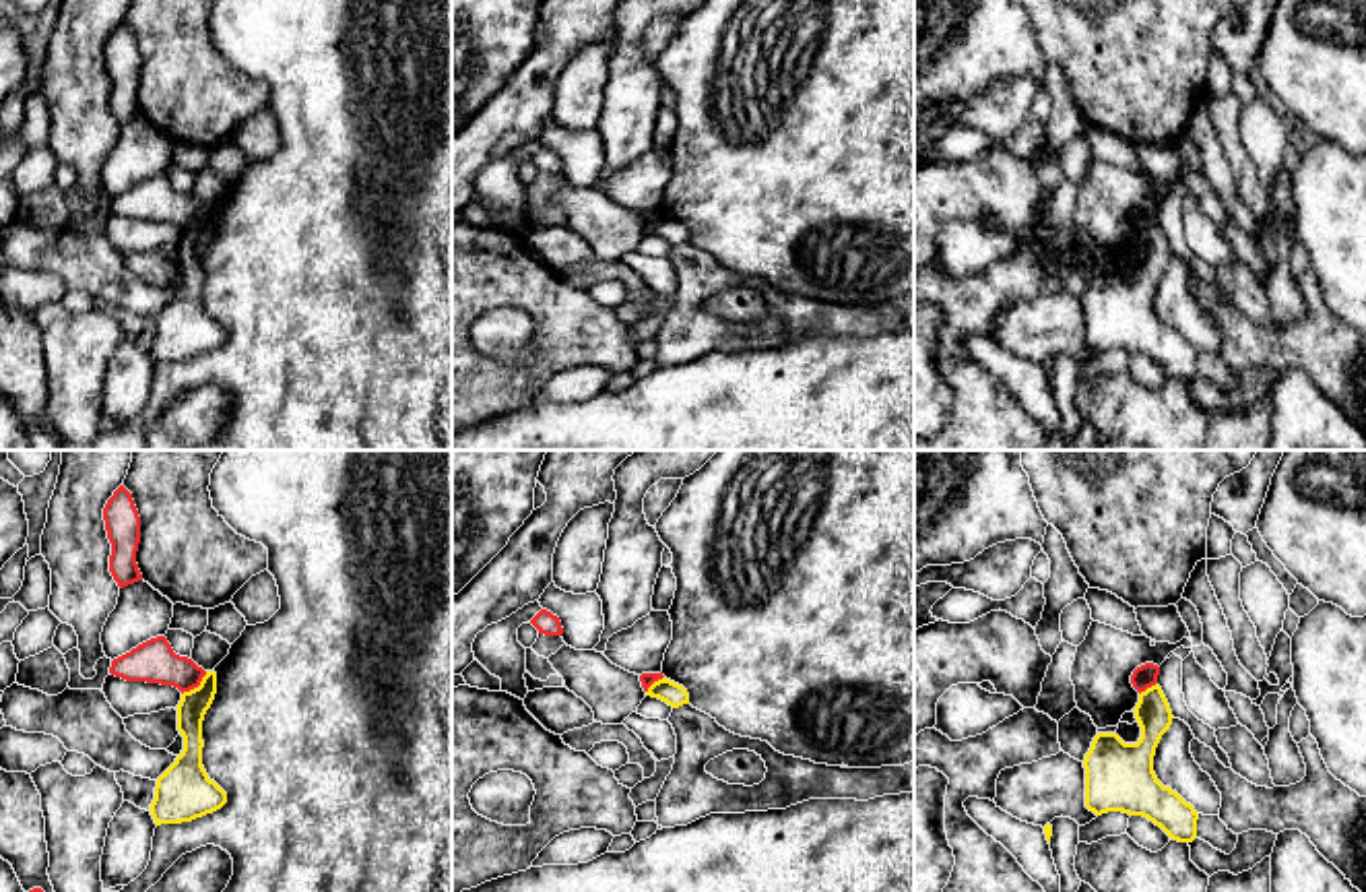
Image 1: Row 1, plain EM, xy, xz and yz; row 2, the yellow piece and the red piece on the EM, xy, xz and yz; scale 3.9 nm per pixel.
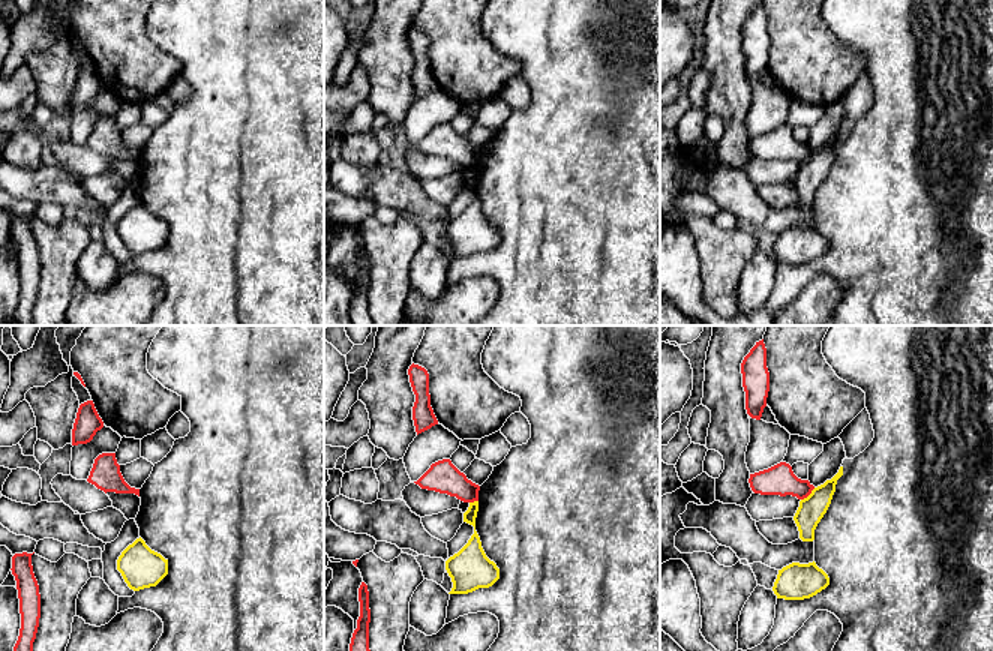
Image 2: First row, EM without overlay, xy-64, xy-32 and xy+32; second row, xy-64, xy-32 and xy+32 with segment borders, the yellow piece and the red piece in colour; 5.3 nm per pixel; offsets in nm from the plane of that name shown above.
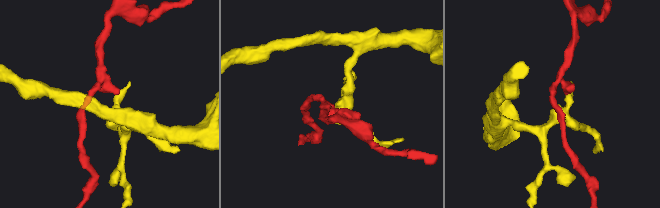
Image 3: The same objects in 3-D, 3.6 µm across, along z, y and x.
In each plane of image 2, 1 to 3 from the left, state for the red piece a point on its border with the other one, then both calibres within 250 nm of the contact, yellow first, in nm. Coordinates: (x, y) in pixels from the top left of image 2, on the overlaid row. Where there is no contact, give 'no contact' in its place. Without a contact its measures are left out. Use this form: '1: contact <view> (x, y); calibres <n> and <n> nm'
1: no contact
2: contact xy-32 (474, 501); calibres 90 and 170 nm
3: contact xy+32 (809, 495); calibres 140 and 160 nm

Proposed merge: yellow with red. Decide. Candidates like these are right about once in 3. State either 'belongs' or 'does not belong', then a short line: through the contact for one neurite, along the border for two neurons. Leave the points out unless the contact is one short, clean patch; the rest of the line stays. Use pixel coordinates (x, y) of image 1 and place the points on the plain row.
does not belong | xy (207, 209), (197, 224), (182, 232)

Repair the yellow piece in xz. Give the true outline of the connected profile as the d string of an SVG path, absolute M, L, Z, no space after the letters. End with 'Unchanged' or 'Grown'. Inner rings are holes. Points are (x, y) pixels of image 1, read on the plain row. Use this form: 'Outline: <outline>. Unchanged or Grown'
Outline: M666 215L654 219L654 221L648 225L646 233L658 235L658 237L666 240L666 242L673 244L673 246L679 246L679 244L683 244L683 242L689 242L689 231L687 231L687 227L685 227L683 223L679 223L679 221L671 219L671 217L666 217Z. Unchanged

